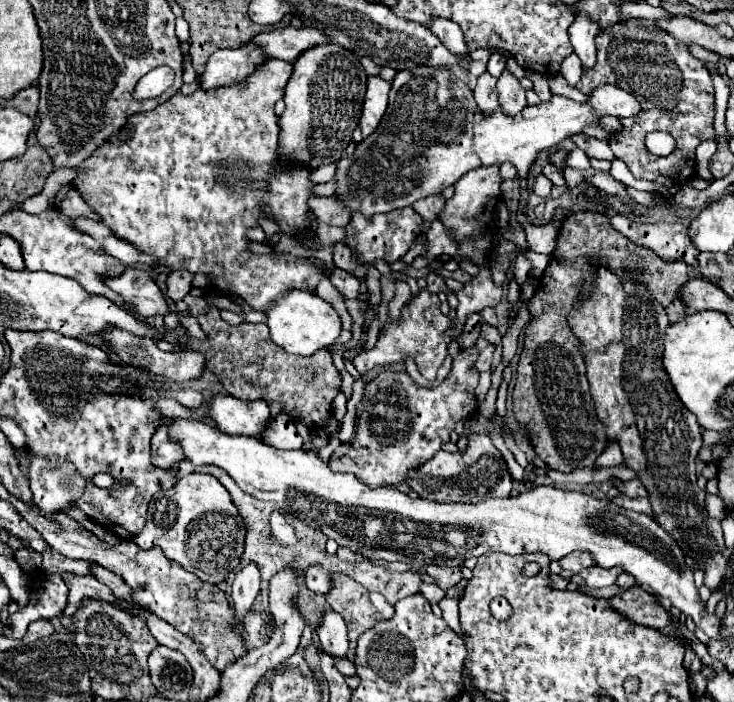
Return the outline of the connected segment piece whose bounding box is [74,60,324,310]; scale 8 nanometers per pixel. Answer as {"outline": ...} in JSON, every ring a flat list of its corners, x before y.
{"outline":[[266,60,252,76,248,76,244,82,240,82,238,86,228,86,228,88,214,88,214,90,196,90,192,96,182,96,180,92,176,96,172,96,170,100,166,100,164,104,156,106,154,110,150,112,142,112,142,114,134,114,132,118,128,118,128,124,134,128,134,134,132,138,128,138,126,142,118,138,118,134,112,136,110,142,106,142,104,146,100,146,86,162,82,162,76,170,78,170,78,176,74,178,74,188,82,194,82,198,88,202,88,206,92,210,96,210,104,224,114,230,114,234,126,242,130,242,138,252,146,252,146,254,152,254,156,256,158,260,164,260,164,264,172,270,188,270,192,274,200,272,200,274,206,274,212,284,220,290,220,292,226,292,226,294,238,294,240,298,244,298,244,302,248,306,252,306,254,310,266,310,278,296,298,288,298,290,314,290,320,282,320,278,324,276,322,270,318,270,314,264,310,264,306,258,298,258,298,256,292,256,292,254,272,254,272,256,250,256,248,264,240,266,236,262,236,256,242,254,246,248,248,248,248,240,246,240,246,232,250,228,254,228,258,224,258,220,262,220,262,212,260,212,260,202,266,202,270,206,270,210,274,212,274,220,280,224,280,228,292,236,292,238,298,238,300,232,304,234,306,226,310,224,310,210,308,210,308,198,312,196,312,182,310,182,310,170,308,168,302,168,302,166,288,166,286,168,280,168,278,166,278,118,274,114,274,104,284,96,284,86,286,82,290,80,290,74,292,74,292,64,290,62,282,62,282,60]]}

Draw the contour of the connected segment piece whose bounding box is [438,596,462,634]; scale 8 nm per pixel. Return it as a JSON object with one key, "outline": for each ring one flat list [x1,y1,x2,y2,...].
{"outline":[[444,596,444,598,438,602,438,606,442,608,442,618,446,620,446,624,448,624,454,632,462,634,460,624,458,624,458,600]]}

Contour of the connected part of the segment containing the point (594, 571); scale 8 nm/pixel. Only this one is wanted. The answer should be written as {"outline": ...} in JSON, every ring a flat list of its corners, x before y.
{"outline":[[592,566,584,572,584,580,590,588,604,588,604,586,612,586,620,574,622,574,622,570,618,570,618,568,606,570,600,566]]}

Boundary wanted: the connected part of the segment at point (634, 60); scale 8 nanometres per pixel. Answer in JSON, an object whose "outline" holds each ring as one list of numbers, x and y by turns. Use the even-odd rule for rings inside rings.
{"outline":[[632,18,626,24,614,24,614,26,610,26,610,30,604,30,598,34,596,48,598,48,596,64,590,70,584,70,576,88,584,94,590,94,590,90,598,88,600,84,614,84,614,86,634,94,634,98,638,98,638,102,642,106,642,110,636,116,618,118,624,134,612,134,608,140,614,156,620,158,628,166,628,170,634,174,634,178,644,178,644,180,654,182,658,176,666,176,674,184,680,184,680,186,686,184,690,178,696,176,694,174,696,172,696,160,694,160,696,146,702,140,714,138,714,126,712,126,714,124,714,84,712,84,710,70,706,68,704,62,700,62,698,58,694,58,690,54,686,44,676,42,676,38,672,38,670,34,660,30,654,20],[650,130,666,130,668,134,672,134,676,140,676,150,666,158,658,158,652,152,648,152,644,146,644,136]]}

